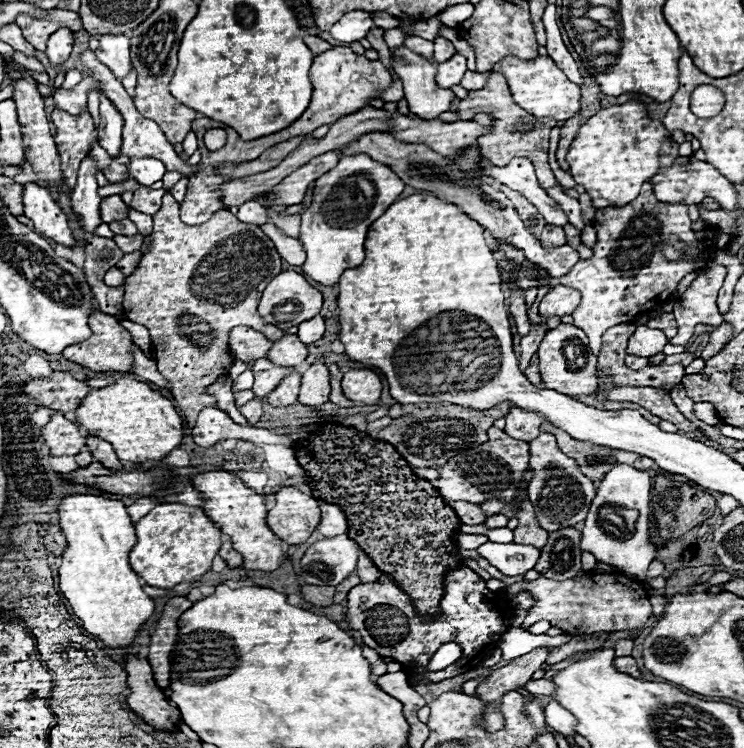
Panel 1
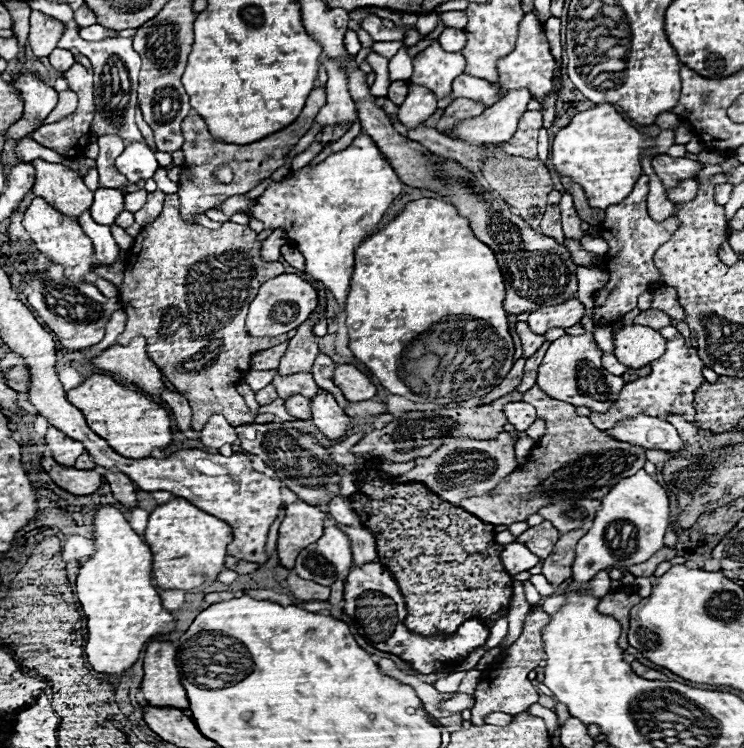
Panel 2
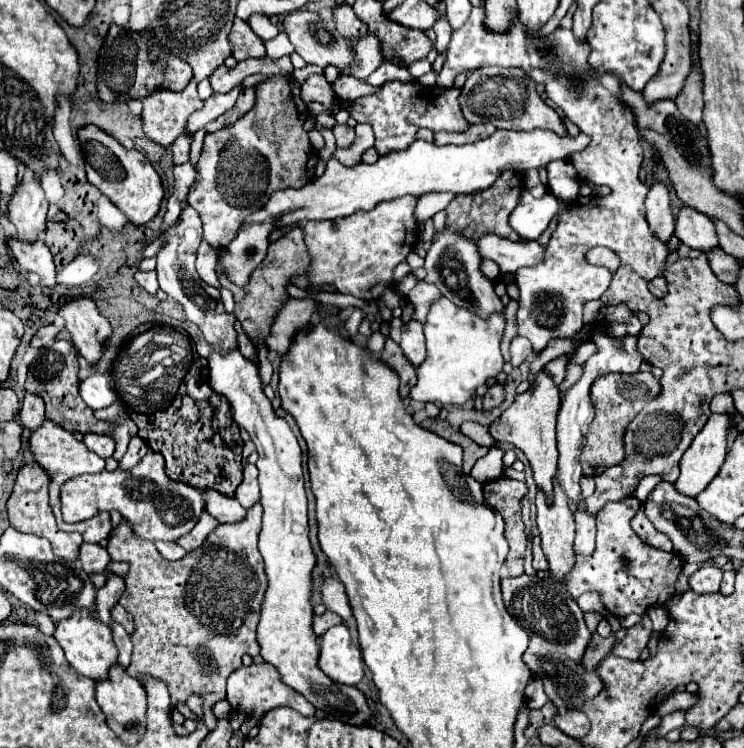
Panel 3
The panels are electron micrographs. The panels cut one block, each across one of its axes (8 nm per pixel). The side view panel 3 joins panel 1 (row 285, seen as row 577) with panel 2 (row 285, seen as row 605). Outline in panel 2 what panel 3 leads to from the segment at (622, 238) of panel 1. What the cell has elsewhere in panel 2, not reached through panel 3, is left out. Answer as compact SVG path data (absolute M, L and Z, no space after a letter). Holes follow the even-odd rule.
M642 174L632 194L626 200L606 208L606 218L602 222L600 236L610 244L610 250L606 254L606 268L610 280L592 296L594 326L610 326L612 322L616 322L618 318L636 308L636 300L642 292L654 290L656 286L664 286L664 276L656 266L652 266L652 256L668 240L670 232L678 230L680 224L678 220L674 220L674 216L664 222L652 220L646 210L646 196L648 196L648 176Z

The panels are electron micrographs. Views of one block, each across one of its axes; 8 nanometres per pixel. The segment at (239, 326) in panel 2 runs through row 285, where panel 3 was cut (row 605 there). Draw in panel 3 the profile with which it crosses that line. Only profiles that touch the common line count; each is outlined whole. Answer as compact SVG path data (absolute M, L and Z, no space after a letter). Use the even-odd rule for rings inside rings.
M260 502L254 504L252 508L246 510L246 516L244 520L240 520L240 524L218 524L218 528L214 532L210 532L210 536L204 540L202 546L198 546L196 550L188 552L184 558L176 560L176 562L170 562L170 560L164 560L154 542L150 540L140 540L132 528L126 524L126 520L122 520L122 524L110 532L110 538L108 538L108 554L112 560L118 560L118 562L130 562L130 570L126 574L126 590L120 598L120 604L134 616L134 632L130 634L130 640L134 644L134 652L132 652L132 664L128 666L128 674L138 678L142 674L150 674L158 680L164 680L168 684L168 690L170 690L170 696L172 696L172 708L176 706L176 702L184 702L188 698L188 694L196 692L204 698L204 716L206 716L206 726L212 730L216 726L216 718L214 714L210 712L210 708L218 702L218 700L224 700L224 694L226 694L226 678L242 668L242 656L244 654L250 654L250 656L256 656L260 654L260 644L256 640L256 628L258 628L258 612L262 608L262 596L266 596L266 572L264 572L264 564L262 564L262 556L258 552L258 534L260 534L260 528L262 528L262 506Z

